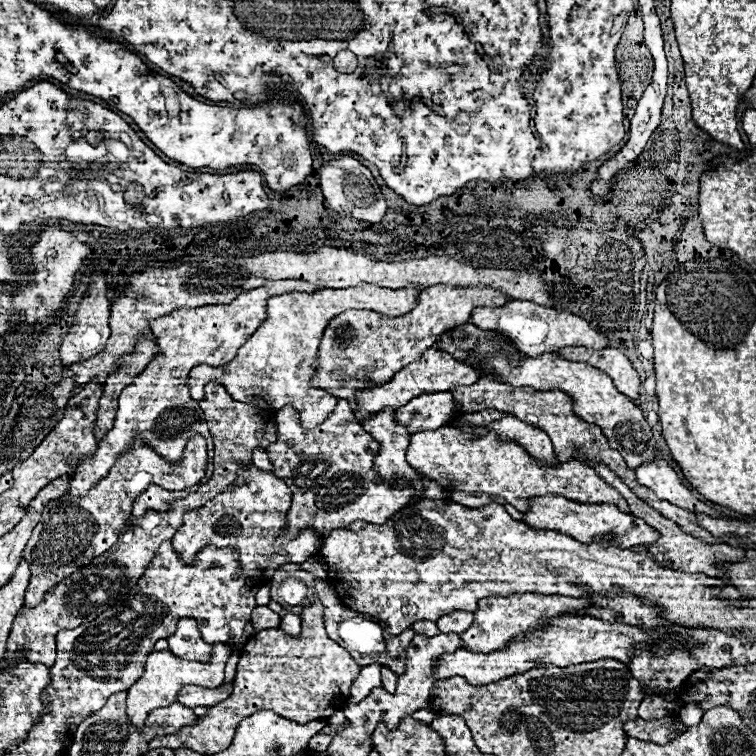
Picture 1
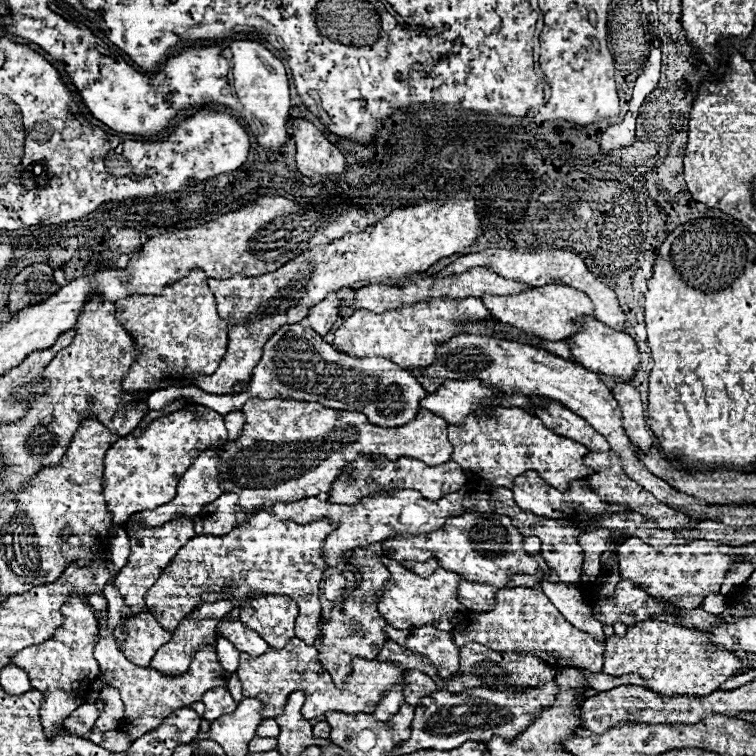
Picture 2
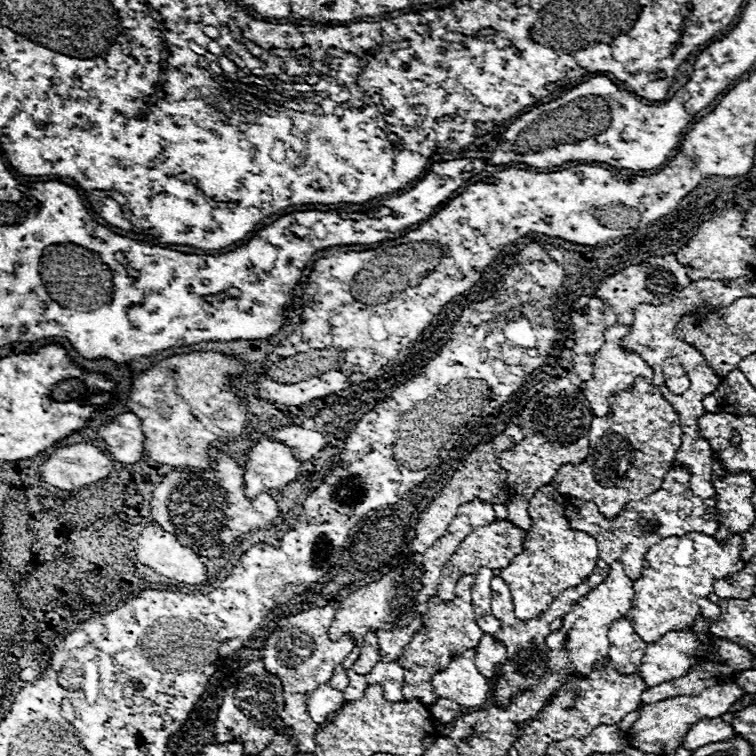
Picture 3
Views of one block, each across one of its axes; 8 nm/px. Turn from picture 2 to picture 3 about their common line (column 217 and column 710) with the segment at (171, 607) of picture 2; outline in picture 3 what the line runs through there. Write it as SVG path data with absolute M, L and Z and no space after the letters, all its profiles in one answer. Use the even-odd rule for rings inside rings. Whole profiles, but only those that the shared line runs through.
M690 532L684 536L668 536L654 544L646 552L642 576L634 582L632 610L626 614L626 620L632 622L636 634L640 634L644 642L656 642L666 632L682 630L692 624L700 614L698 598L706 598L720 578L744 568L740 542L742 536L738 534L730 536L724 544L718 544L714 536Z

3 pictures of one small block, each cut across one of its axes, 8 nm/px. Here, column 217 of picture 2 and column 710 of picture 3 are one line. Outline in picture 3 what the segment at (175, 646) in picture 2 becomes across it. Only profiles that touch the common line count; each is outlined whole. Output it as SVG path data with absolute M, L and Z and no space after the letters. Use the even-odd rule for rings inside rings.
M700 598L700 616L704 616L710 626L716 618L720 618L720 606L710 602L708 598Z

